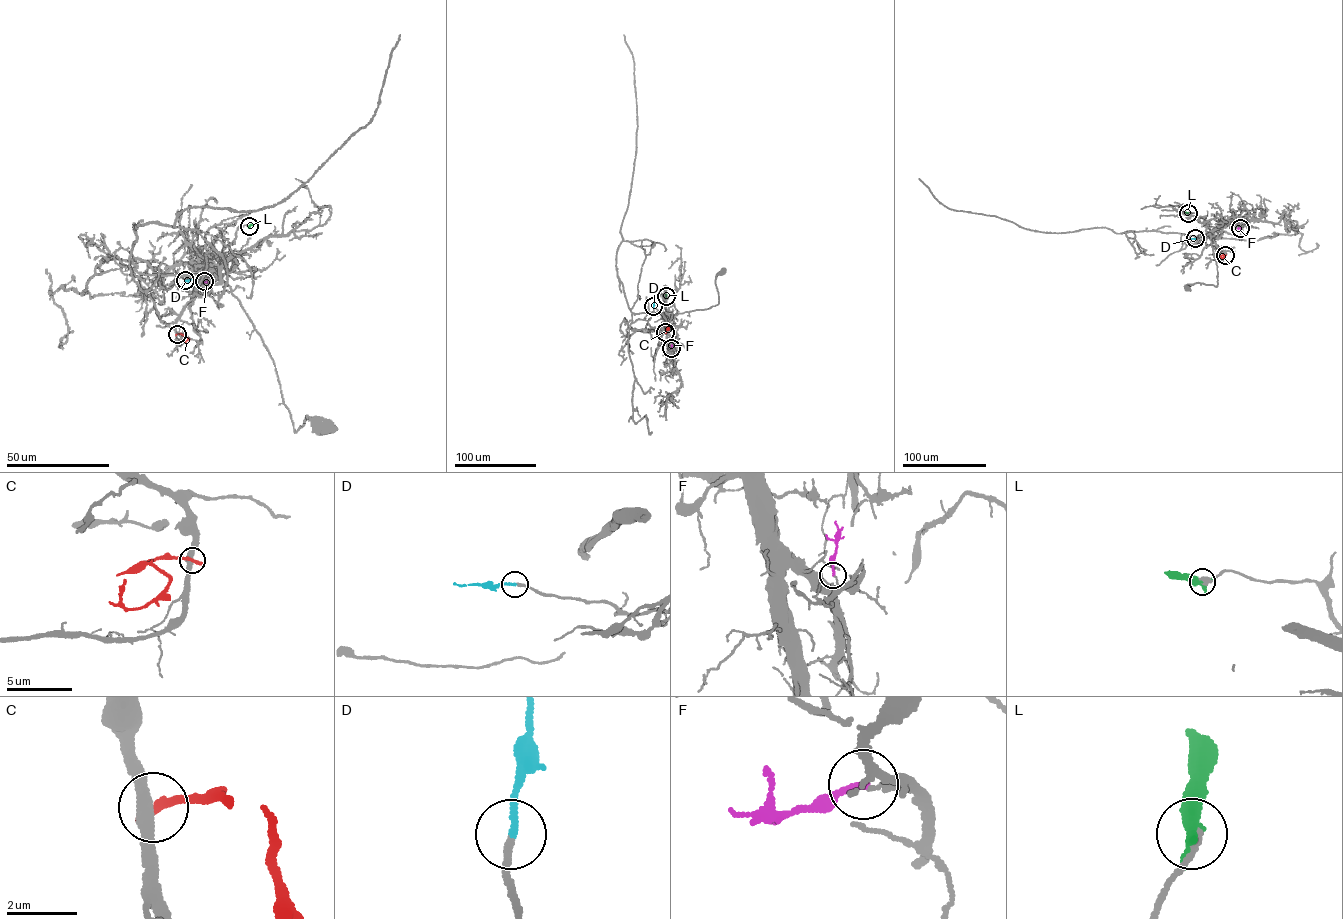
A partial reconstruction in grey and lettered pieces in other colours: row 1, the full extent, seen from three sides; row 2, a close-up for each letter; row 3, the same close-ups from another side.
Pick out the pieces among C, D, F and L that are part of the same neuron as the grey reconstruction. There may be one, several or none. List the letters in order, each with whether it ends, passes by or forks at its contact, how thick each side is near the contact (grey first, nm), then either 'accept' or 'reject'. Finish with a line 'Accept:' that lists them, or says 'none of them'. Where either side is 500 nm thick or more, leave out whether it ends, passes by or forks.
C: it ends; calibres 400 and 340 nm; reject
D: it ends; calibres 200 and 180 nm; accept
F: it ends; calibres 120 and 190 nm; reject
L: it ends; calibres 380 and 480 nm; reject
Accept: D

